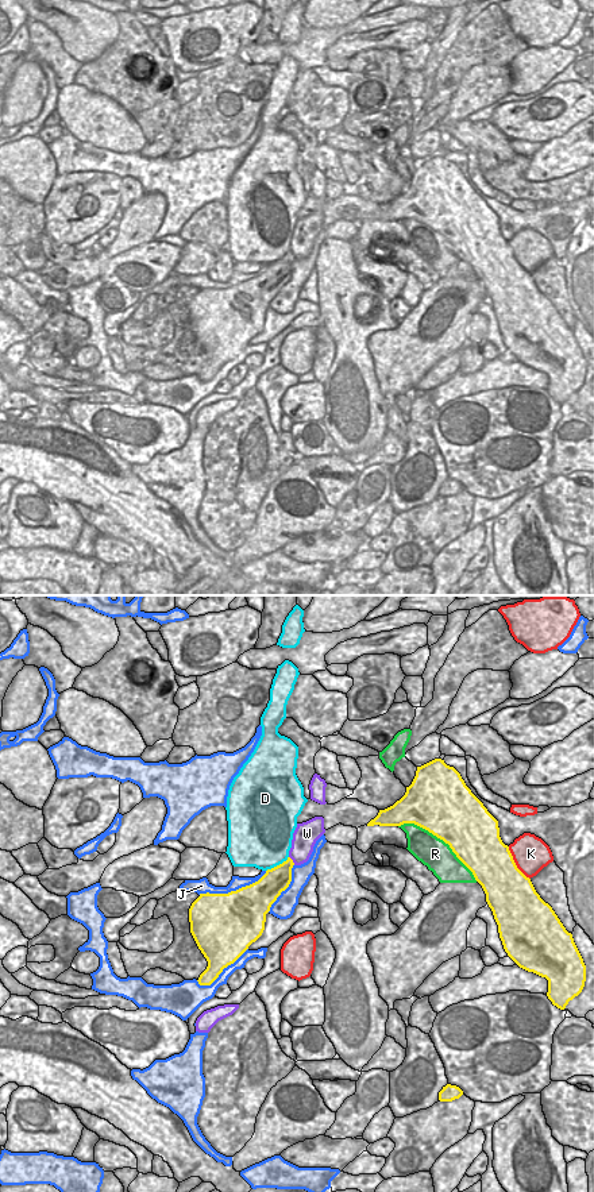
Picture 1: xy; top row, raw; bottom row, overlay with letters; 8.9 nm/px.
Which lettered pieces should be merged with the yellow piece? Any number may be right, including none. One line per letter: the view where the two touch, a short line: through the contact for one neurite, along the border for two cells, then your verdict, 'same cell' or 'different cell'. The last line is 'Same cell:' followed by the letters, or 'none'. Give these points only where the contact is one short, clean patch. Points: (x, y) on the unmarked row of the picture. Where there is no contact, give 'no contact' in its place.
D: meets yellow in xy; different cell
J: meets yellow in xy; different cell
K: meets yellow in xy; different cell
R: meets yellow in xy; different cell
W: meets yellow in xy; different cell
Same cell: none

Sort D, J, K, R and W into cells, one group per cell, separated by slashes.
D / J / K / R / W

